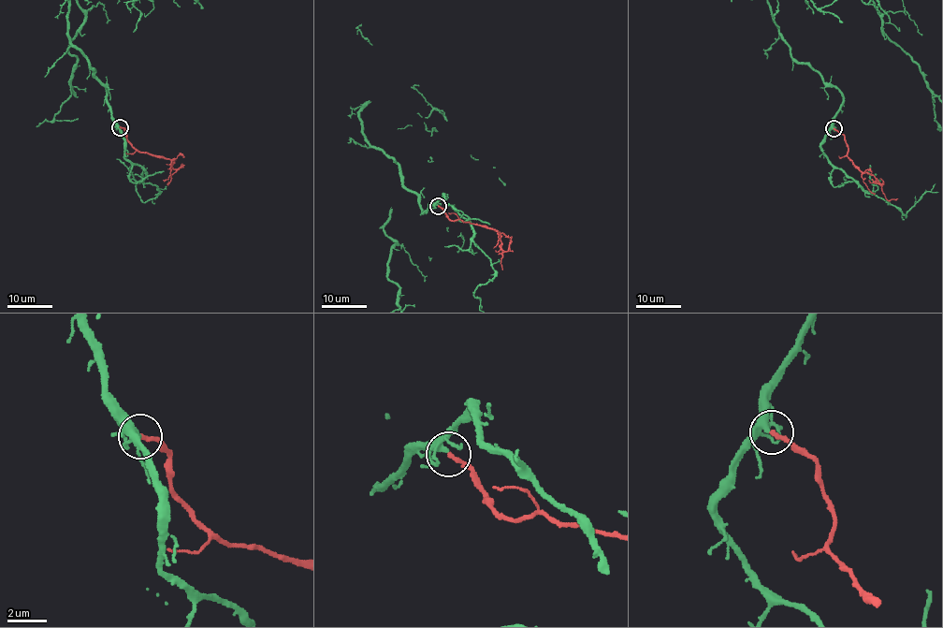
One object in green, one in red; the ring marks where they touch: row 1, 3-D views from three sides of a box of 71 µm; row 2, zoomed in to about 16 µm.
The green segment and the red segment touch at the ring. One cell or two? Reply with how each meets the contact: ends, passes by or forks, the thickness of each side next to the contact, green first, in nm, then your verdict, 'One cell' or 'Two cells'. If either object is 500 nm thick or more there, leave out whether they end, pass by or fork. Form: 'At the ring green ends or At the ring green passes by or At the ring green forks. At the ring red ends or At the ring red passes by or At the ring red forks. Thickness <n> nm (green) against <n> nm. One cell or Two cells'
At the ring green passes by. At the ring red ends. Thickness 320 nm (green) against 200 nm. One cell

